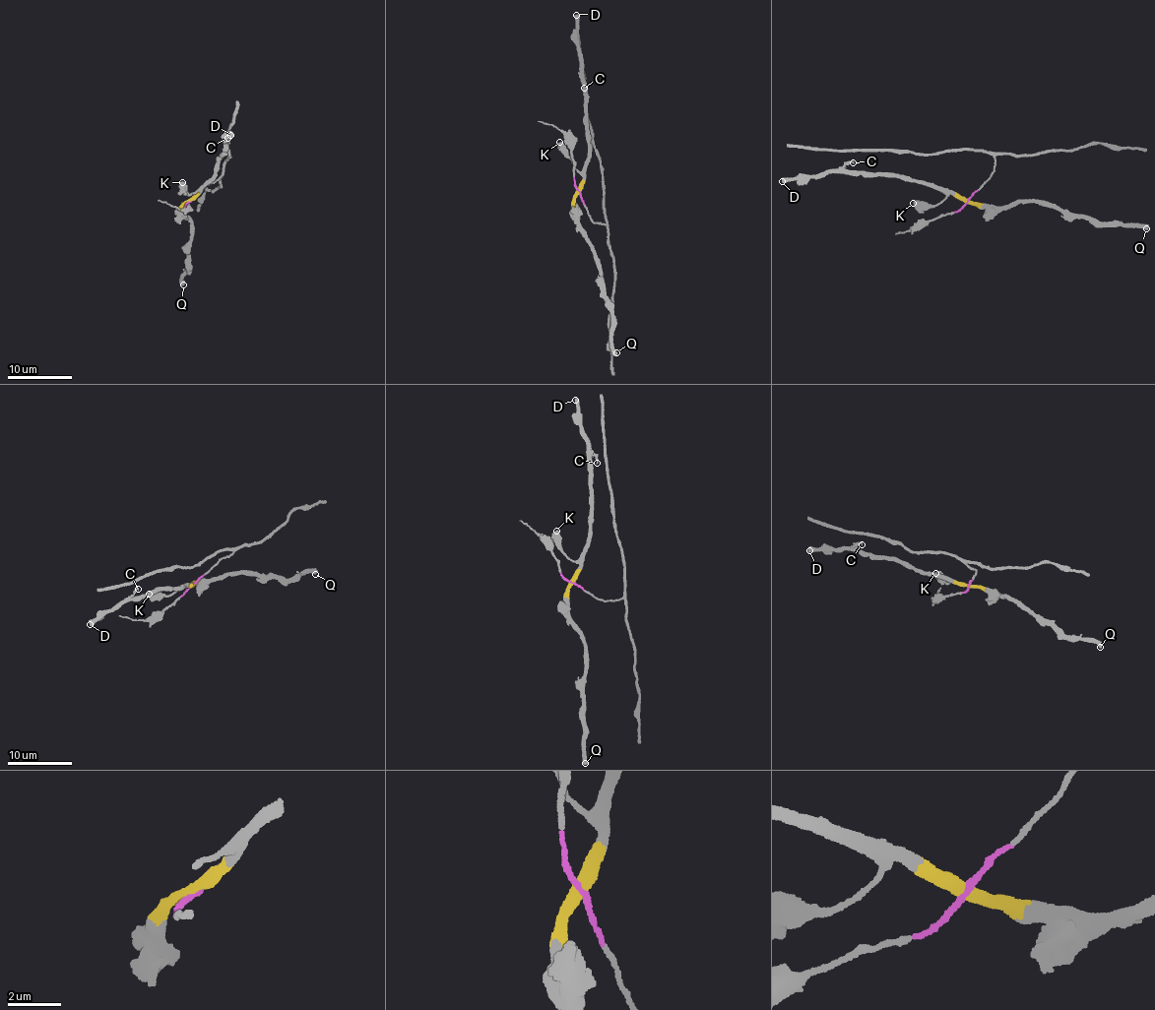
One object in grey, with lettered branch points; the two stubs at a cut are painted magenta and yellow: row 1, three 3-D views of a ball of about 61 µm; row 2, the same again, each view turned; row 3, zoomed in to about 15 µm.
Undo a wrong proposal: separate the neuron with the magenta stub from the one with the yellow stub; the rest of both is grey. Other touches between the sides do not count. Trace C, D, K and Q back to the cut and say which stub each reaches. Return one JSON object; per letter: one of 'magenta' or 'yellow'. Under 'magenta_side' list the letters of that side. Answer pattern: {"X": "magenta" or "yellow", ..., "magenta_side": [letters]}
{"C": "yellow", "D": "yellow", "K": "yellow", "Q": "yellow", "magenta_side": []}

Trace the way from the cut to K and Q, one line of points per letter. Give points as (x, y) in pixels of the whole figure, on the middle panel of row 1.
K: (578, 191), (583, 176), (560, 142)
Q: (578, 191), (575, 198), (577, 228), (594, 251), (605, 306), (610, 311), (610, 349), (616, 352)

